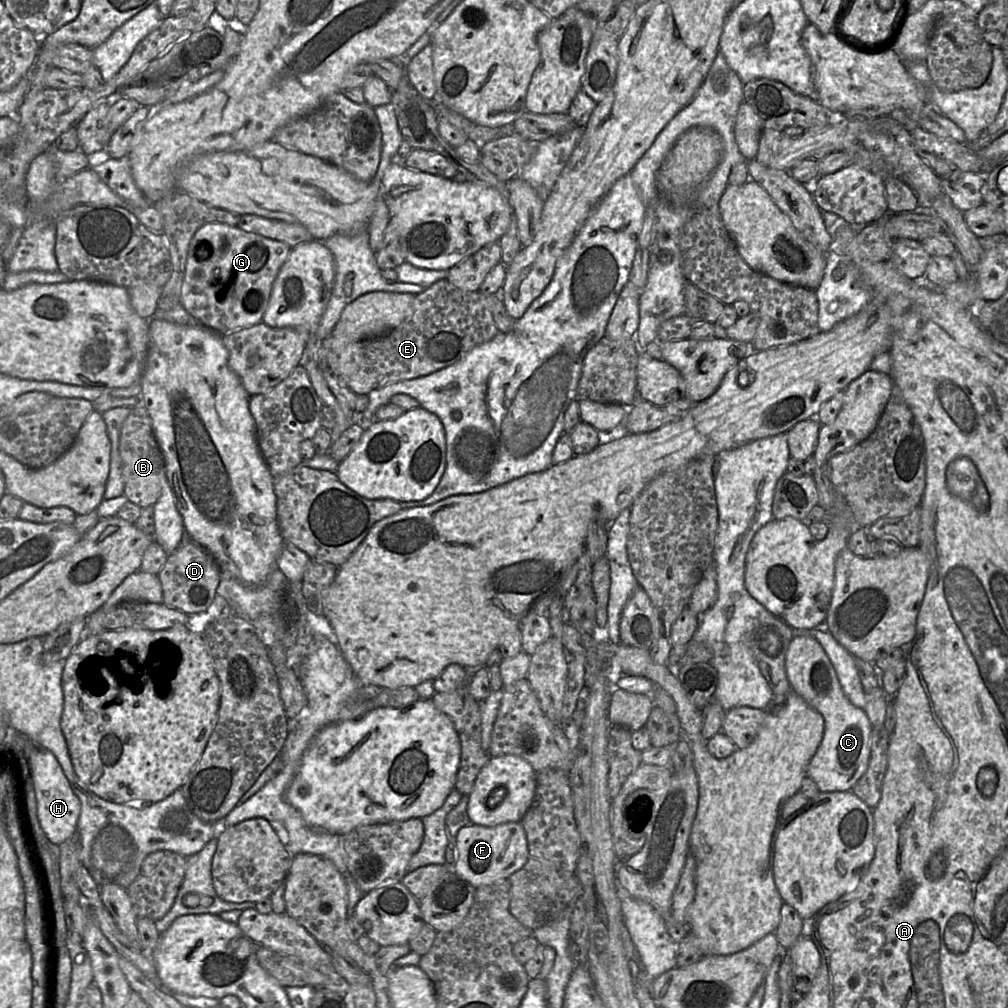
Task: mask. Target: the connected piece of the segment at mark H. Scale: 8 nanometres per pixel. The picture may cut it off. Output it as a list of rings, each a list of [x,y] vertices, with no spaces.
[[[33,742],[27,762],[35,790],[40,825],[52,843],[62,845],[77,831],[81,802],[73,792],[57,758],[49,750]]]

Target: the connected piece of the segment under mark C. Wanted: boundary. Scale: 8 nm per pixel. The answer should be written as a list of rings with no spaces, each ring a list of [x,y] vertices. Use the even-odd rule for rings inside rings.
[[[796,635],[785,655],[785,670],[791,690],[824,718],[822,741],[807,767],[807,776],[817,784],[822,793],[851,791],[866,772],[870,759],[870,733],[872,726],[865,711],[854,706],[845,696],[834,667],[821,644],[812,636]]]

